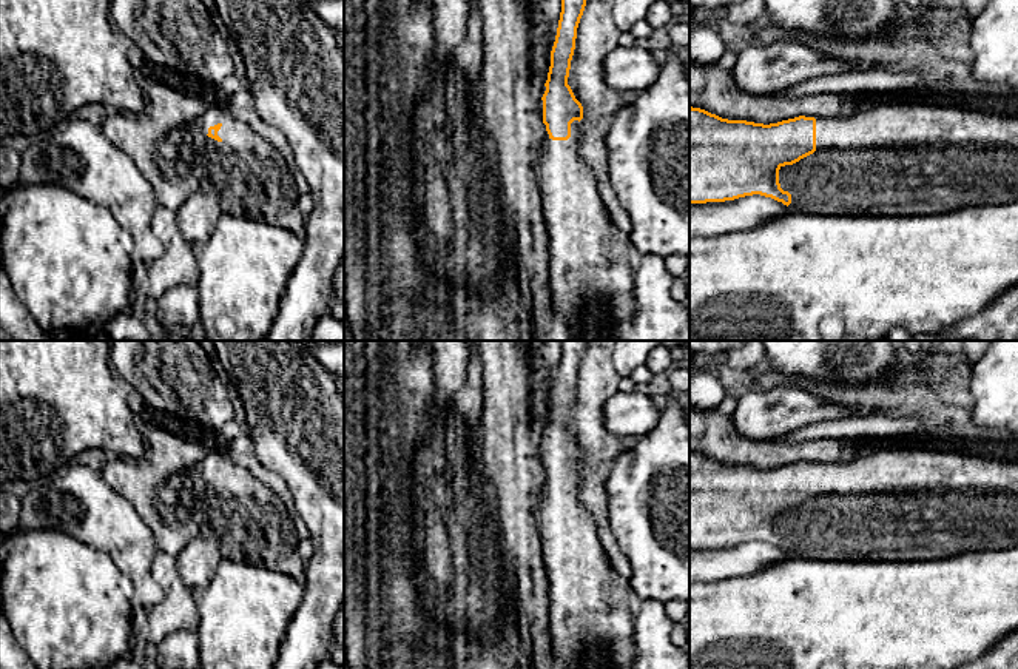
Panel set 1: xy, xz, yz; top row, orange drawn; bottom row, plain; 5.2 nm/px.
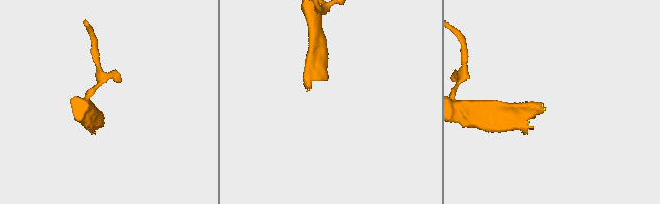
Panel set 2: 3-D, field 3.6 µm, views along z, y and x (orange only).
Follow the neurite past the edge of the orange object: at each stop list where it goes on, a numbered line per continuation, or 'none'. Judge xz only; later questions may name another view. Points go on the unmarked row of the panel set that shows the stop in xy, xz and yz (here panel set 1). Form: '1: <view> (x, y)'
1: xz (593, 608)

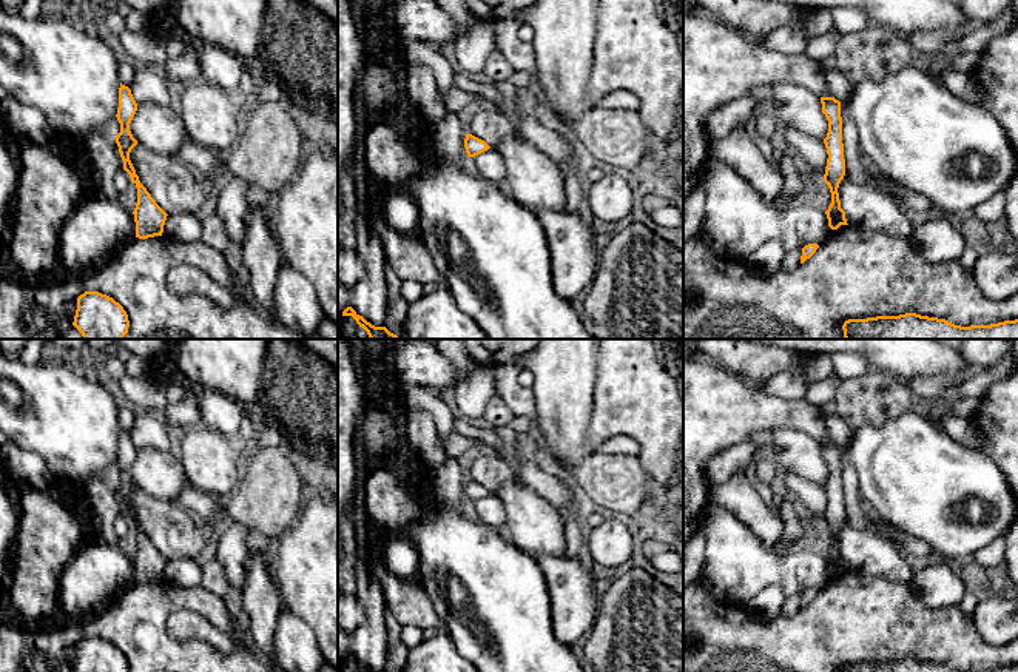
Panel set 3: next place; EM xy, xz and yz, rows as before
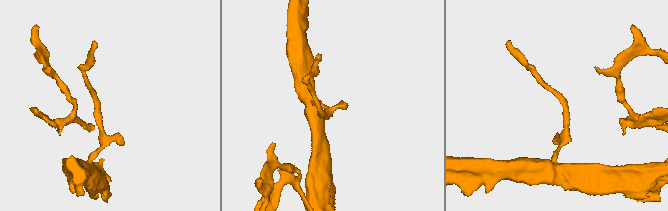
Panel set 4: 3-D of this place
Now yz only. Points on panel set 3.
none

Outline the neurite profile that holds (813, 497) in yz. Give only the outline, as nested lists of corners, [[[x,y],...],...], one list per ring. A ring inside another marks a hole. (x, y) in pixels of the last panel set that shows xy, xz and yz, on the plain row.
[[[787,473],[785,489],[787,492],[791,492],[801,498],[804,506],[808,509],[810,521],[824,526],[827,504],[828,504],[824,486],[817,486],[797,475]]]

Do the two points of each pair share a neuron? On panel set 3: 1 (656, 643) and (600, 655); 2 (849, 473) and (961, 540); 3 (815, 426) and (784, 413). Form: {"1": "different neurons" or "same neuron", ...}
{"1": "same neuron", "2": "different neurons", "3": "same neuron"}

